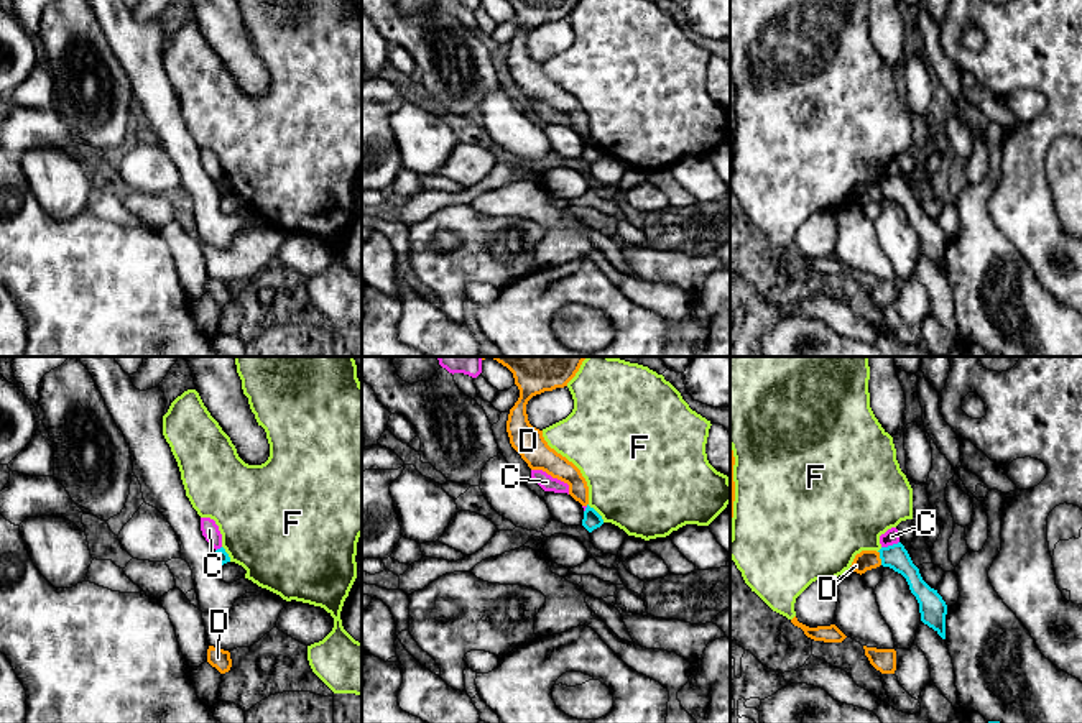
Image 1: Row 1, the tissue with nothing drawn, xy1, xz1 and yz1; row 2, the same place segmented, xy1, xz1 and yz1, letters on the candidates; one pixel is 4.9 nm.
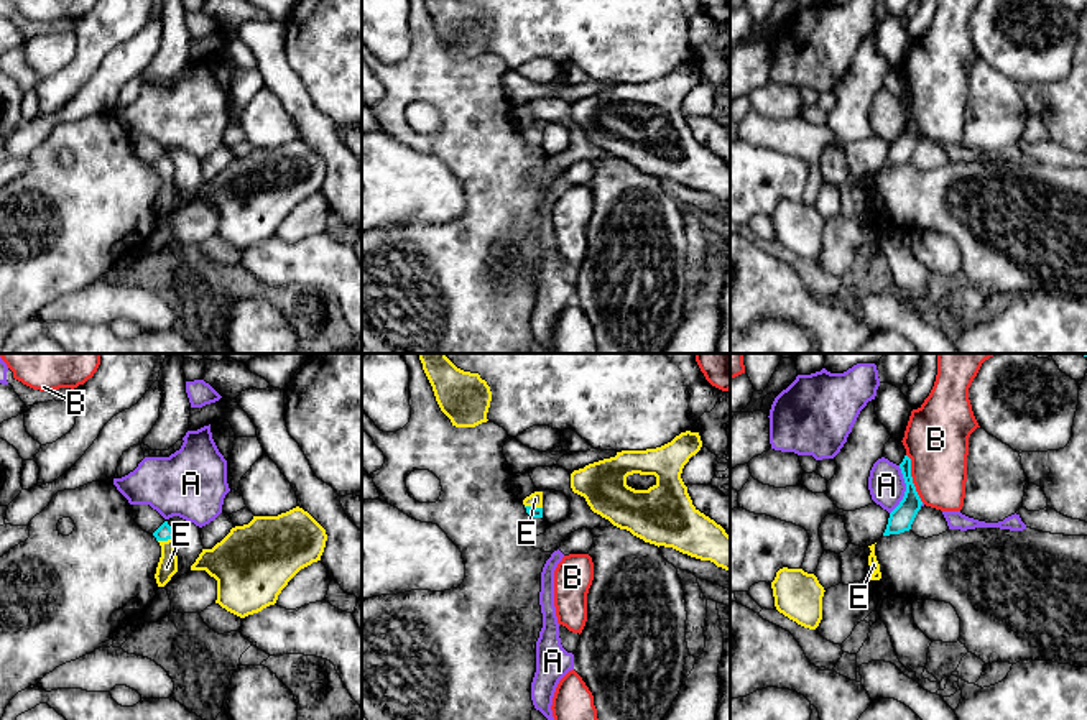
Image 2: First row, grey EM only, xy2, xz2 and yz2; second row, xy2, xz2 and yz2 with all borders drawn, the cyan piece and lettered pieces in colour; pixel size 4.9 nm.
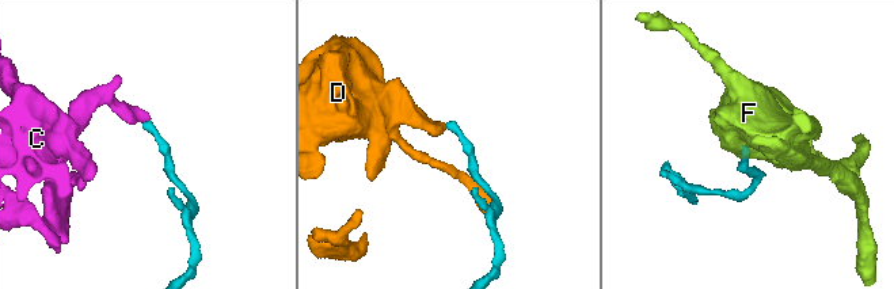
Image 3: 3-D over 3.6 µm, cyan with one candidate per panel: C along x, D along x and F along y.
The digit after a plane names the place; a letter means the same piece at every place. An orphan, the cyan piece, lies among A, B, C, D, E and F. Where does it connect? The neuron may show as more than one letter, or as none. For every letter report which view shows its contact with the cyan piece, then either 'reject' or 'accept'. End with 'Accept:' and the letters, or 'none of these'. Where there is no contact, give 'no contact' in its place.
A: contact in yz2; reject
B: contact in yz2; reject
C: contact in yz1; reject
D: contact in yz1; reject
E: contact in xz2; accept
F: contact in xz1; reject
Accept: E

